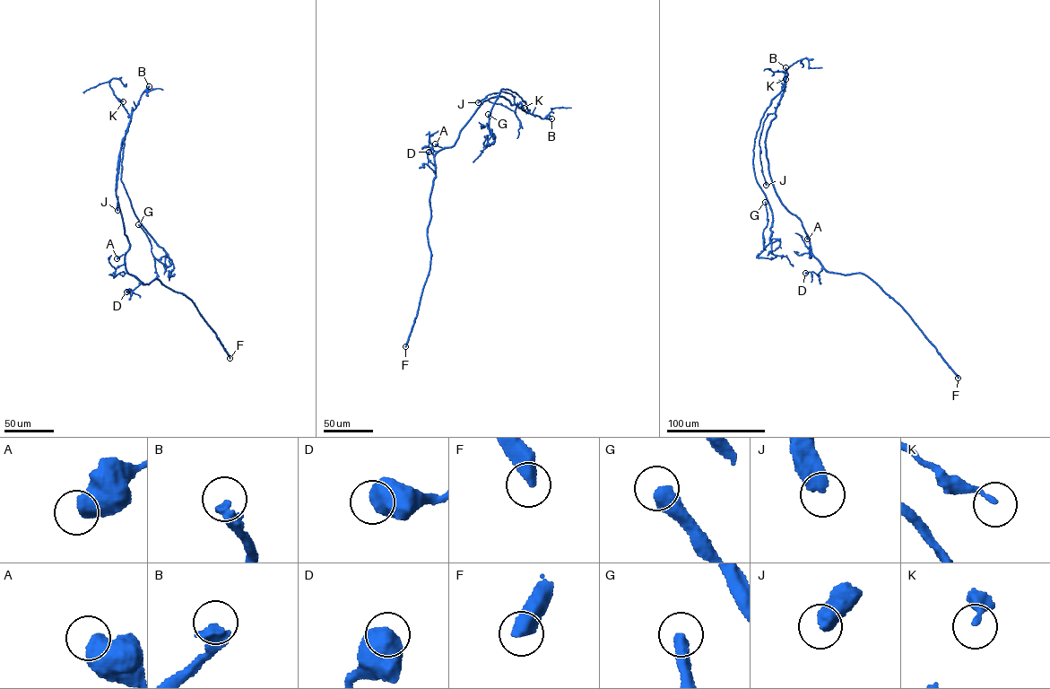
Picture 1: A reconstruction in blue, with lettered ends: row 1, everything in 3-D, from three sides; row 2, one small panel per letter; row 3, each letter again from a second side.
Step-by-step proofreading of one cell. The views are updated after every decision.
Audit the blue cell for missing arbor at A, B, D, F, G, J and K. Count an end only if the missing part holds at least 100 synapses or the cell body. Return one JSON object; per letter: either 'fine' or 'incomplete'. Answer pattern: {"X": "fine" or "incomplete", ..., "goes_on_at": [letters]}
{"A": "fine", "B": "incomplete", "D": "fine", "F": "incomplete", "G": "fine", "J": "fine", "K": "fine", "goes_on_at": ["B", "F"]}

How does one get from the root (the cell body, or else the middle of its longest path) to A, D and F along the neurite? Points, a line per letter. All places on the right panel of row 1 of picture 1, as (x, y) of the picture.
A: (767, 159), (776, 195), (783, 205), (801, 221), (807, 239)
D: (767, 159), (776, 195), (783, 205), (801, 221), (809, 238), (811, 252), (823, 268), (817, 274), (805, 273)
F: (767, 159), (776, 195), (801, 221), (824, 268), (863, 274), (876, 283), (958, 378)

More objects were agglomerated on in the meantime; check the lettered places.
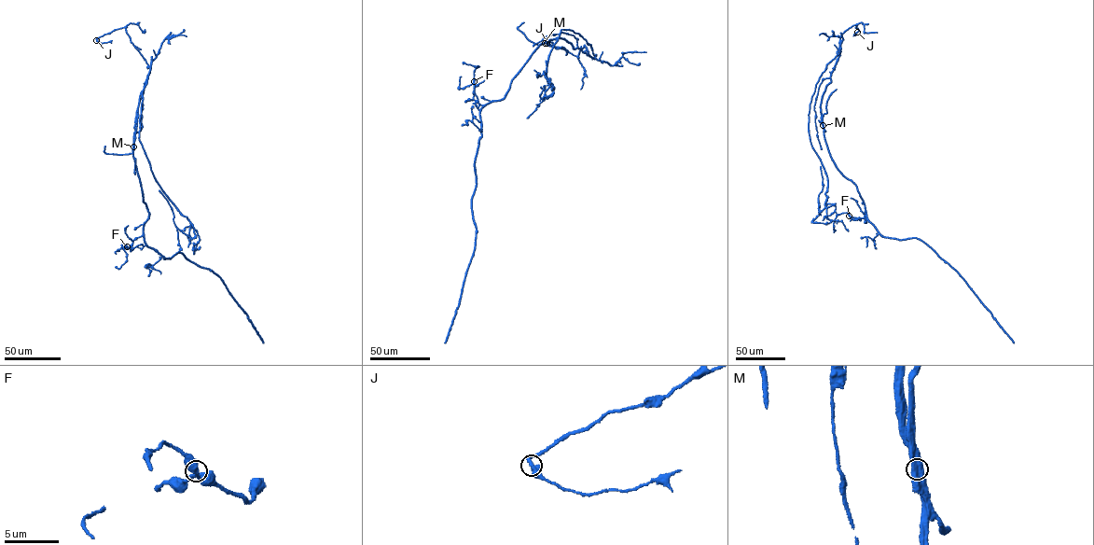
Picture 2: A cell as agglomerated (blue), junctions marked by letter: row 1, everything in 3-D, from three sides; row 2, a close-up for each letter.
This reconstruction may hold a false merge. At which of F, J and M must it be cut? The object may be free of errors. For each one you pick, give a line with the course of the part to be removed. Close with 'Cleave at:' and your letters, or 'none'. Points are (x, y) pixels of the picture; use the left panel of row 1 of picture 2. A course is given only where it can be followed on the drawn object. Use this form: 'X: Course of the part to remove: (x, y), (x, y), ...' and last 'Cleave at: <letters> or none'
M: Course of the part to remove: (133, 146), (133, 136), (142, 127), (142, 102)
Cleave at: M

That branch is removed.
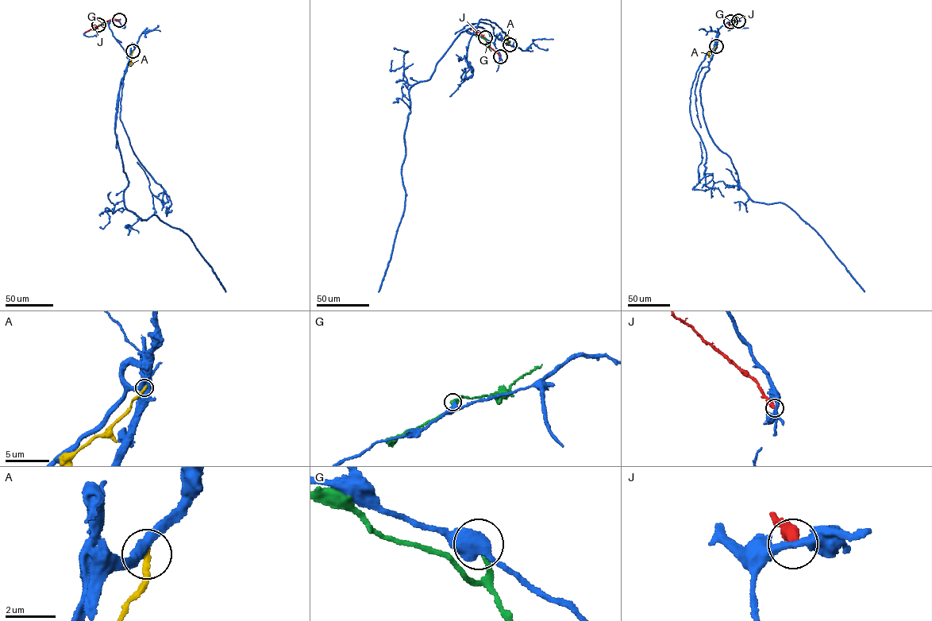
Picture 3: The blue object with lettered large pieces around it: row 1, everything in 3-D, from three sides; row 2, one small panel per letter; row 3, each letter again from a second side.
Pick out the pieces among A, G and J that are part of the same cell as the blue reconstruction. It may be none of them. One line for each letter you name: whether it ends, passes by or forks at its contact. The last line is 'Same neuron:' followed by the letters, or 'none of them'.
Same neuron: none of them

